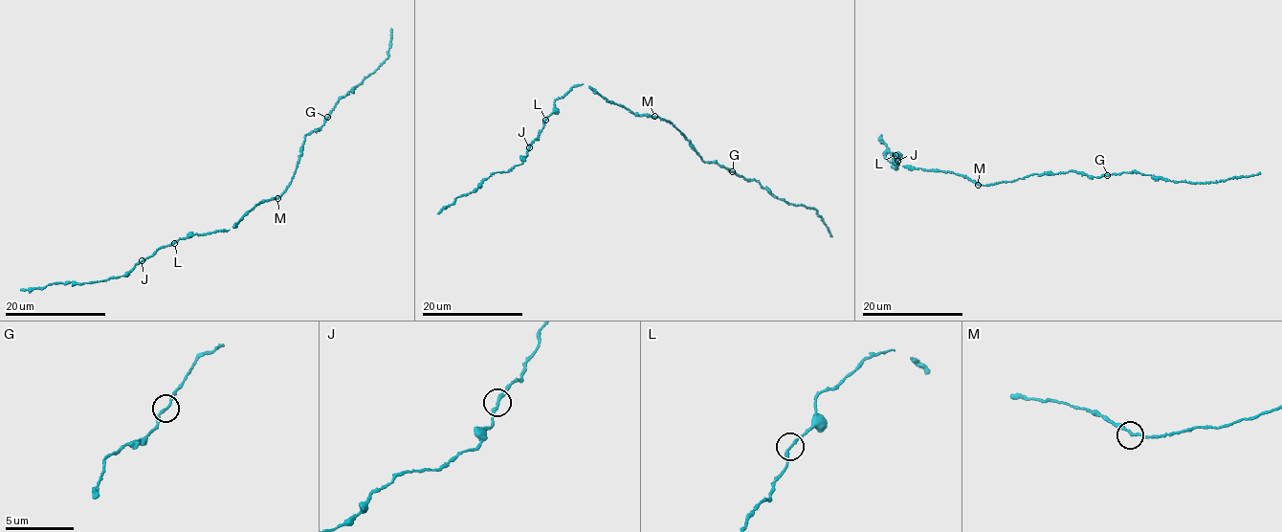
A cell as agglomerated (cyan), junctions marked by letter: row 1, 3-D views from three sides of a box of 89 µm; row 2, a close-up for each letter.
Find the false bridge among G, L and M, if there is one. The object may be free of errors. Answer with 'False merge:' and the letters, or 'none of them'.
False merge: none of them

